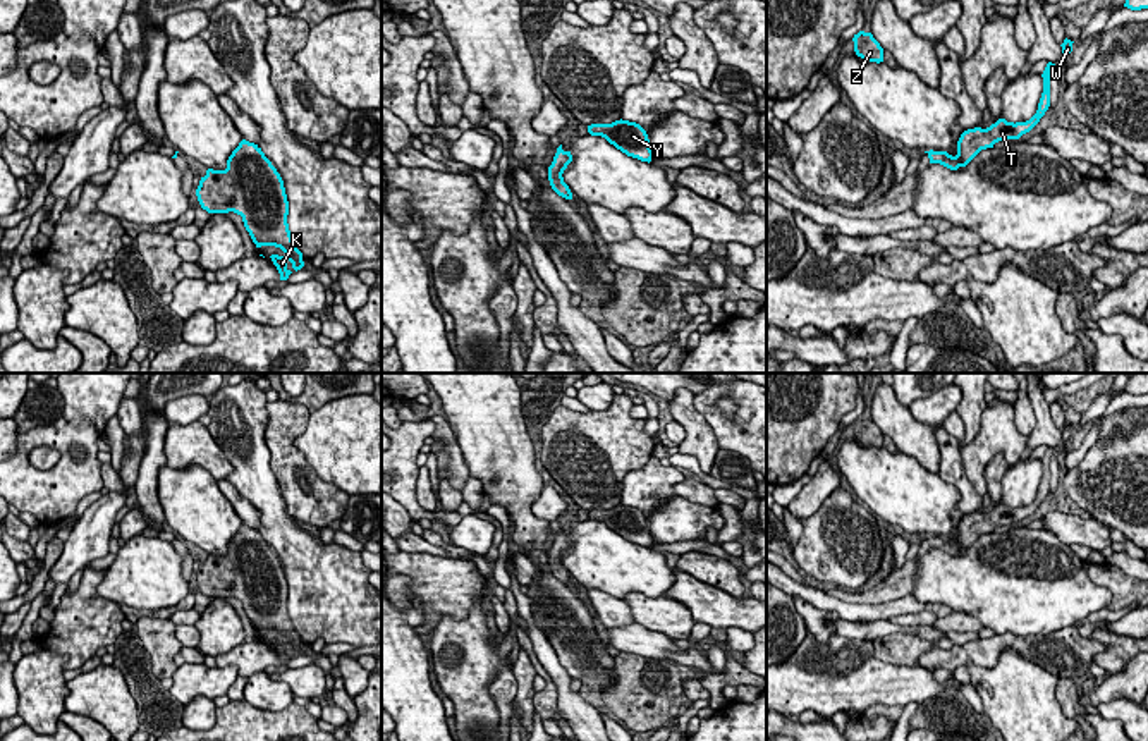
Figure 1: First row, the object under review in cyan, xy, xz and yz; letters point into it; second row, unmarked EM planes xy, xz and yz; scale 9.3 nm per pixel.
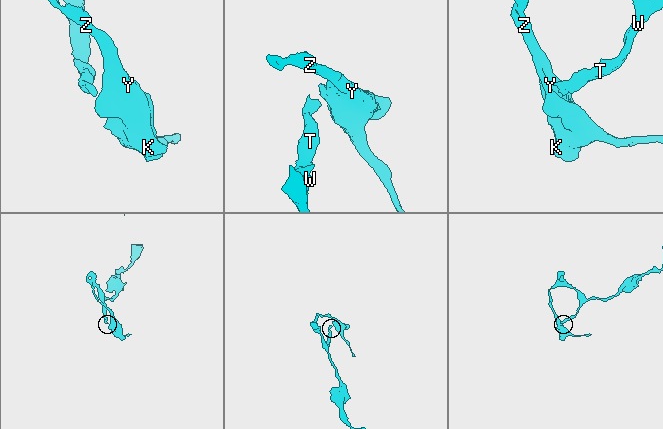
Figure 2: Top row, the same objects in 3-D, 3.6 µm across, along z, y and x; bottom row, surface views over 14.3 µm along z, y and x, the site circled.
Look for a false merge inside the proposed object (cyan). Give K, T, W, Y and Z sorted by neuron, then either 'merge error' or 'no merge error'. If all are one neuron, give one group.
K T W Y Z | no merge error

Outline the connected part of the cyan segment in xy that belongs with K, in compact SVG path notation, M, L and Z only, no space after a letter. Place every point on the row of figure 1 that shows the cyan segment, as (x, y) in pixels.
M242 139L227 160L225 170L208 168L196 189L198 201L208 213L234 211L242 217L256 248L275 246L285 254L272 254L272 261L287 280L304 266L302 253L292 241L287 215L289 201L284 181L261 148Z

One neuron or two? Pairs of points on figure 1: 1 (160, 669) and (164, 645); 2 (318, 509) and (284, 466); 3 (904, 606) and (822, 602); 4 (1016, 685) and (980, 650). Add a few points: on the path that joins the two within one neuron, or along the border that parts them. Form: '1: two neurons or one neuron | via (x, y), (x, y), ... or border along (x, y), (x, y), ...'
1: one neuron | via (162, 664), (162, 650)
2: one neuron | via (310, 499), (294, 477)
3: one neuron | via (884, 611), (842, 609)
4: two neurons | border along (964, 662), (992, 667), (1014, 649), (1037, 664)

